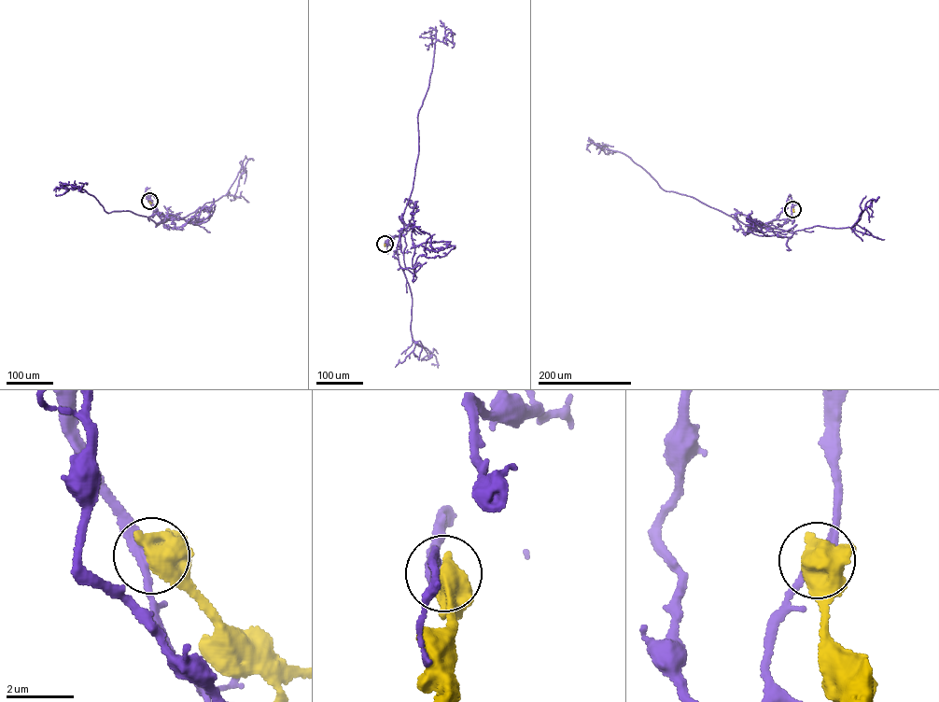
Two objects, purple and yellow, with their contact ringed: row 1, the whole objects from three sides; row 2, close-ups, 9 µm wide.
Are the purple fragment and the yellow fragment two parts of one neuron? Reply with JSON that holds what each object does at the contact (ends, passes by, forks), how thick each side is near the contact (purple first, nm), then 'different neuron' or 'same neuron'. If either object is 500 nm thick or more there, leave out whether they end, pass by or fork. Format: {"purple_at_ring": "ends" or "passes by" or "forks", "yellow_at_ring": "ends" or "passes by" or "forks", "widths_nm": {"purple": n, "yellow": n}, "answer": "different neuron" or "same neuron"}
{"widths_nm": {"purple": 320, "yellow": 900}, "answer": "different neuron"}

